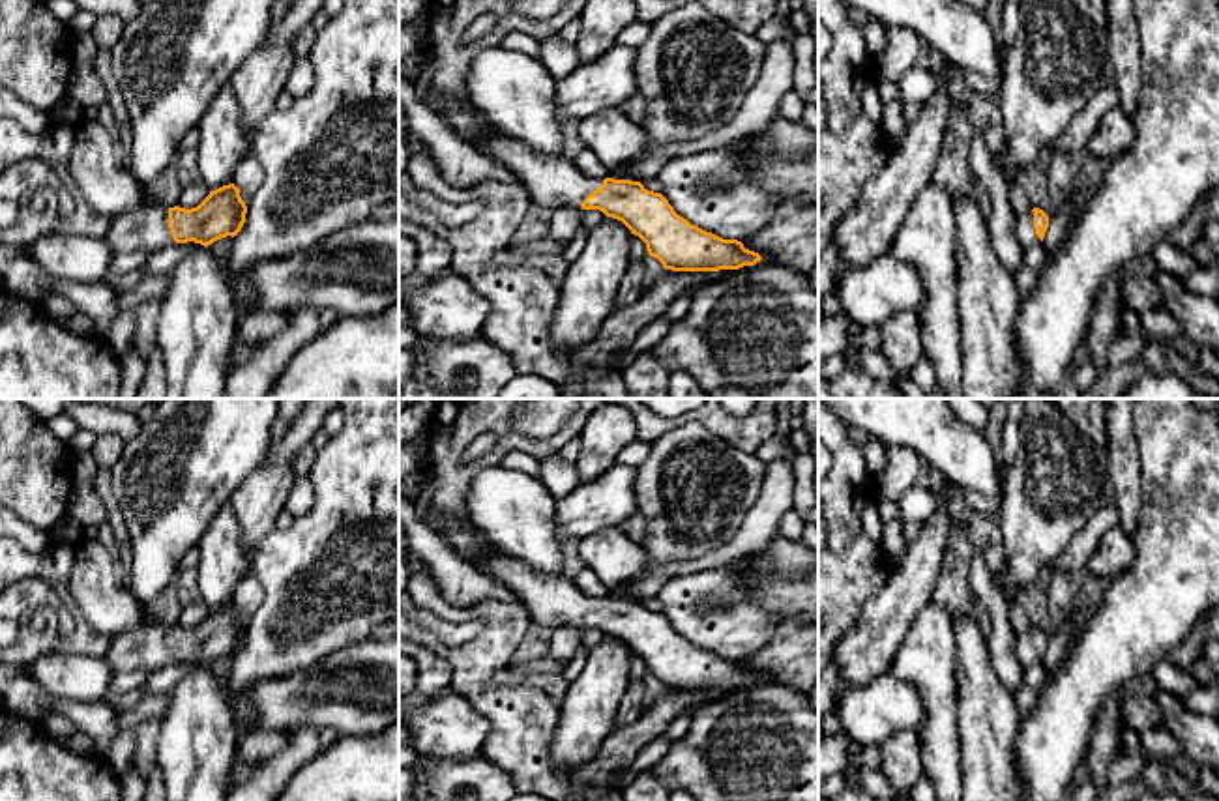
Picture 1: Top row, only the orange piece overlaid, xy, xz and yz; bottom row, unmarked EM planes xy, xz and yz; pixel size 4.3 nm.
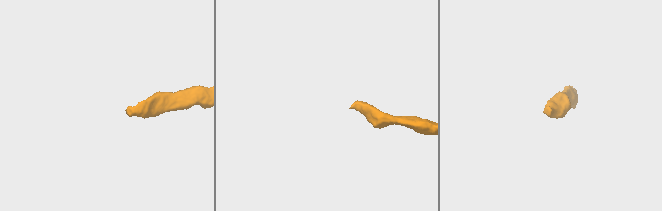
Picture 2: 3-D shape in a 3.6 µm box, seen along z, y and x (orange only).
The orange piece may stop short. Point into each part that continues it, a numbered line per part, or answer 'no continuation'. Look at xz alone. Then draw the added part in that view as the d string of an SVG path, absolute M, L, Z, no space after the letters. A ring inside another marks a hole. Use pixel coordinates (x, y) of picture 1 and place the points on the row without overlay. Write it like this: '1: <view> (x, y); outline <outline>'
1: xz (553, 603); outline M431 509L421 518L479 573L509 588L519 604L530 614L532 623L549 631L580 627L584 618L603 604L601 597L586 595L565 576L543 576L526 563L498 552L474 526L434 515Z

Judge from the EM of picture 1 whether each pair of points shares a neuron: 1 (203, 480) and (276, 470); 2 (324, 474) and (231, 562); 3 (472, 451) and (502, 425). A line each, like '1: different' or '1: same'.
1: different
2: different
3: different

